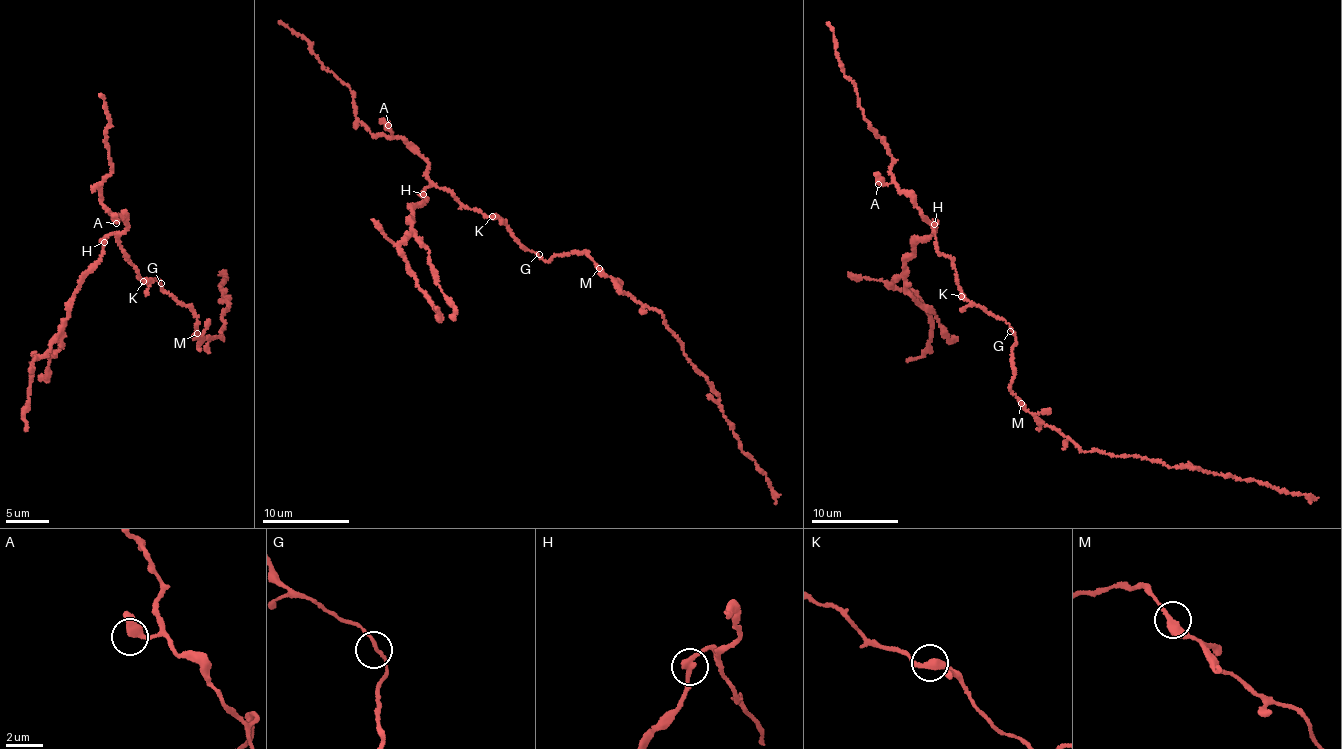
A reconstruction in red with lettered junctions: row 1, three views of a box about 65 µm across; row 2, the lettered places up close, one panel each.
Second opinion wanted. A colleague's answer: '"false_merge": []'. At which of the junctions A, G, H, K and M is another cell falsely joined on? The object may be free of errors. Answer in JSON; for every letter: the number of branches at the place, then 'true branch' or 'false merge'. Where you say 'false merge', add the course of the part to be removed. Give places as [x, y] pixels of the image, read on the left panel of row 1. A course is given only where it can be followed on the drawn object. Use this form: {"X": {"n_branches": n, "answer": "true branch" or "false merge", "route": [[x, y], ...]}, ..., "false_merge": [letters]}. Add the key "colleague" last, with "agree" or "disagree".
{"A": {"n_branches": 2, "answer": "true branch"}, "G": {"n_branches": 2, "answer": "true branch"}, "H": {"n_branches": 2, "answer": "false merge", "route": [[103, 241], [103, 250], [79, 284], [65, 324], [43, 354], [33, 357], [25, 431]]}, "K": {"n_branches": 2, "answer": "true branch"}, "M": {"n_branches": 2, "answer": "true branch"}, "false_merge": ["H"], "colleague": "disagree"}

